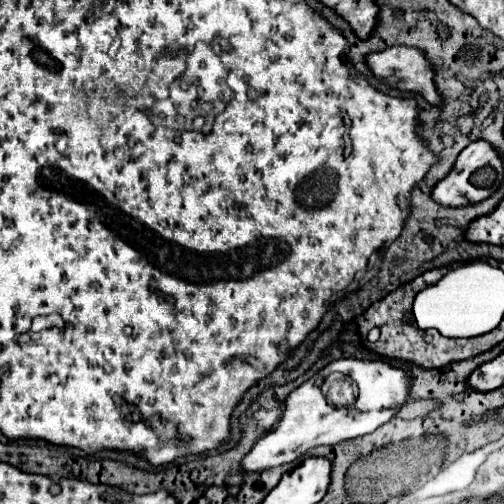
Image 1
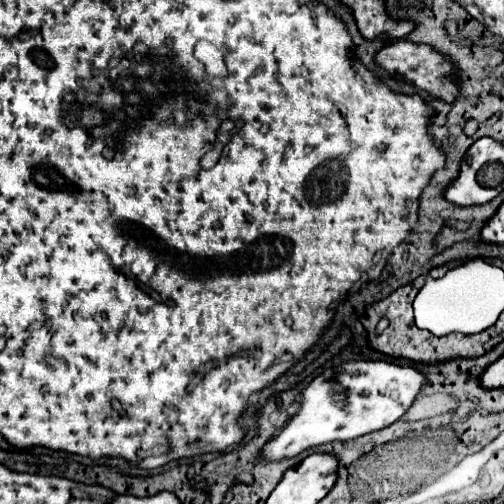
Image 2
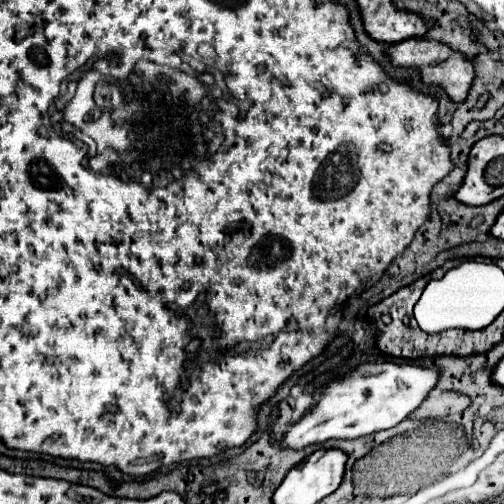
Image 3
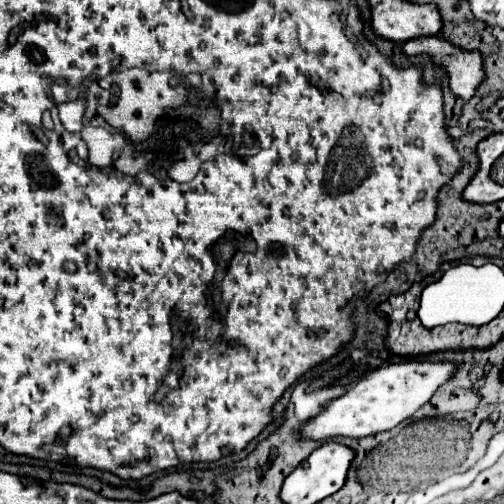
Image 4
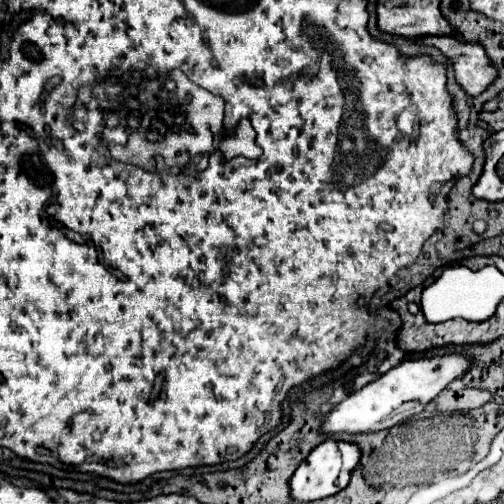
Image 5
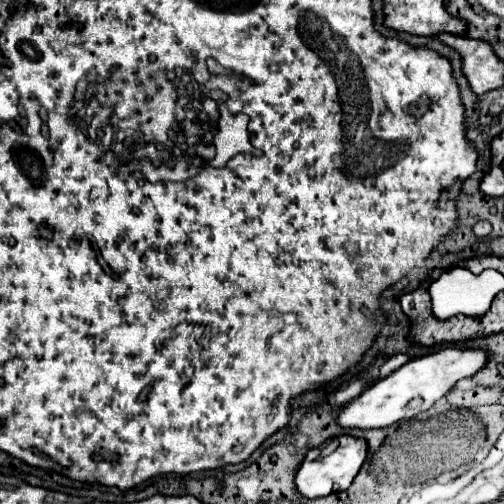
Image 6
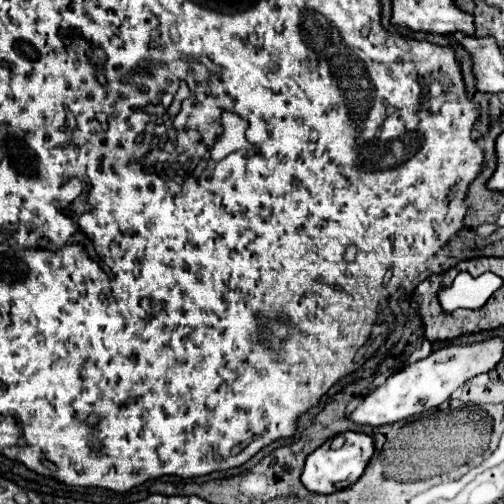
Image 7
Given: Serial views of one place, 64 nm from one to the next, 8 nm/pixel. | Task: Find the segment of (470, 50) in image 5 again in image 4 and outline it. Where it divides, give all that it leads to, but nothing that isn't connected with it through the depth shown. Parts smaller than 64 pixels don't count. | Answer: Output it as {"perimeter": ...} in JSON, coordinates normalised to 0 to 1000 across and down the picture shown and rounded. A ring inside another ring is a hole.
{"perimeter":[[[865,71],[849,75],[817,75],[798,87],[798,107],[806,111],[849,111],[857,123],[877,135],[889,151],[889,167],[901,190],[929,202],[948,175],[948,167],[960,159],[956,143],[956,119],[948,103],[929,103],[917,95],[905,95],[901,87],[889,87],[885,79],[873,79]]]}

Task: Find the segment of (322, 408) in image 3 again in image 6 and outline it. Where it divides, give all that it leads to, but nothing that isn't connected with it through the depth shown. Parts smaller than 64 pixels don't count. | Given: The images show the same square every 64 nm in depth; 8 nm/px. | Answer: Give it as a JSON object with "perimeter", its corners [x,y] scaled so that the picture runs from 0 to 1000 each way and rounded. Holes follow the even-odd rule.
{"perimeter":[[[885,690],[877,698],[857,698],[833,710],[821,710],[794,726],[774,746],[750,754],[726,770],[714,786],[694,794],[683,810],[671,813],[663,837],[675,849],[766,849],[794,833],[813,833],[833,817],[845,817],[869,790],[877,790],[909,754],[937,746],[964,722],[964,698],[956,694],[909,694]]]}

